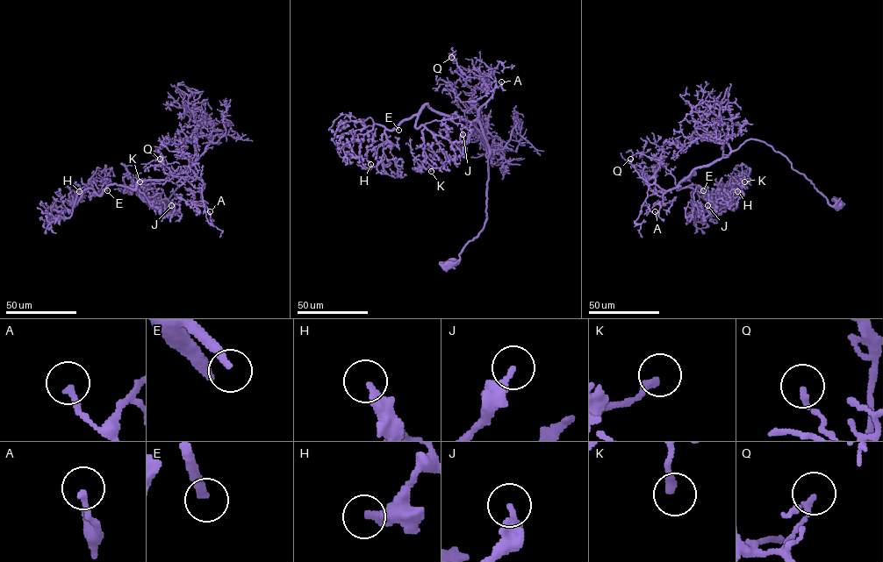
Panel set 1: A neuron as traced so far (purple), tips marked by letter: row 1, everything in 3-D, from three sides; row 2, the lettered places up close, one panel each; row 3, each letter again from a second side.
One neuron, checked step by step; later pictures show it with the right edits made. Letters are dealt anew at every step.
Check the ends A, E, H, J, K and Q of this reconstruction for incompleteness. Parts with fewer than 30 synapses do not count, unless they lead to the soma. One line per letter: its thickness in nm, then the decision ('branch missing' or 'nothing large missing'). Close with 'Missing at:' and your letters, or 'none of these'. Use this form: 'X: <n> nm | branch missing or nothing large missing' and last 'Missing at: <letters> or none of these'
A: 200 nm | nothing large missing
E: 280 nm | branch missing
H: 360 nm | nothing large missing
J: 280 nm | nothing large missing
K: 260 nm | nothing large missing
Q: 180 nm | nothing large missing
Missing at: E

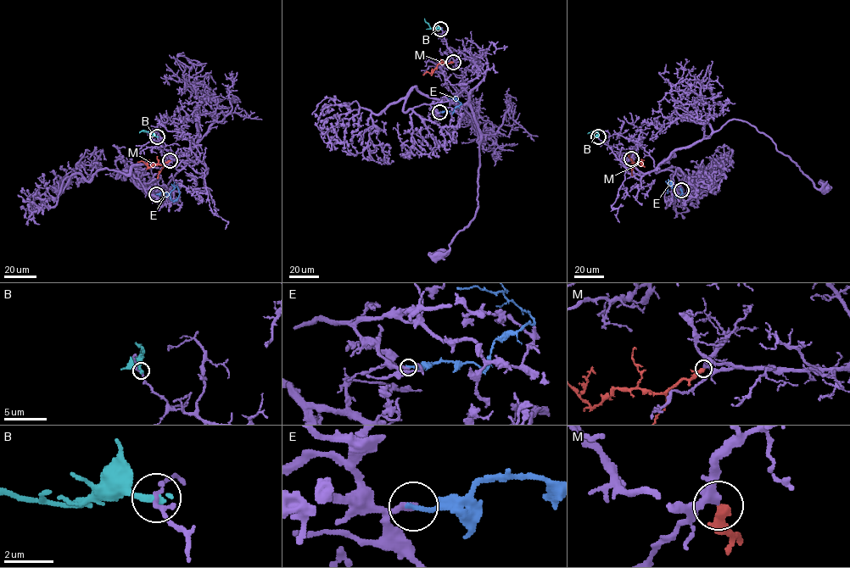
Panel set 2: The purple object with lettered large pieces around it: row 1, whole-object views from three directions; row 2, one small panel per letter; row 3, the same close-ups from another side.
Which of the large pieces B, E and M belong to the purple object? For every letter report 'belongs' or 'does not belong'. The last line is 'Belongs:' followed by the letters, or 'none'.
B: does not belong
E: does not belong
M: belongs
Belongs: M

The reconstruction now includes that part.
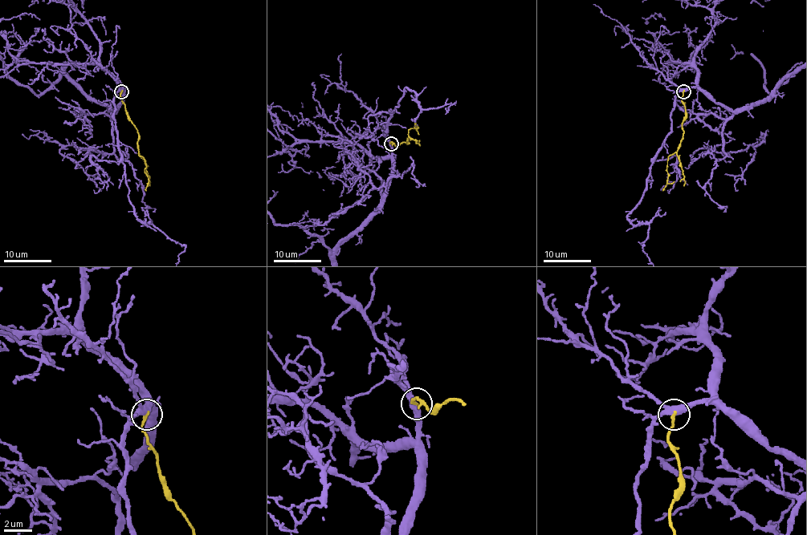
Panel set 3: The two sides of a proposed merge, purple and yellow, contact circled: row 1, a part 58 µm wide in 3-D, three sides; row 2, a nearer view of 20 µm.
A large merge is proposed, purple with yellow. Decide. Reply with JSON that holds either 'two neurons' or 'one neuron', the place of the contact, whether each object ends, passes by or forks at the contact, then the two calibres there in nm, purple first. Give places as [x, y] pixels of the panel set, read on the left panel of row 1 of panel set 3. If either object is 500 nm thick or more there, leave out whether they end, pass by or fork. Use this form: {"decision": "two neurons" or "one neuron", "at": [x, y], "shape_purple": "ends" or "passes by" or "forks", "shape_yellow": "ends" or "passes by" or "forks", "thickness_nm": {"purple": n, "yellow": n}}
{"decision": "two neurons", "at": [121, 91], "shape_purple": "forks", "shape_yellow": "ends", "thickness_nm": {"purple": 380, "yellow": 180}}

